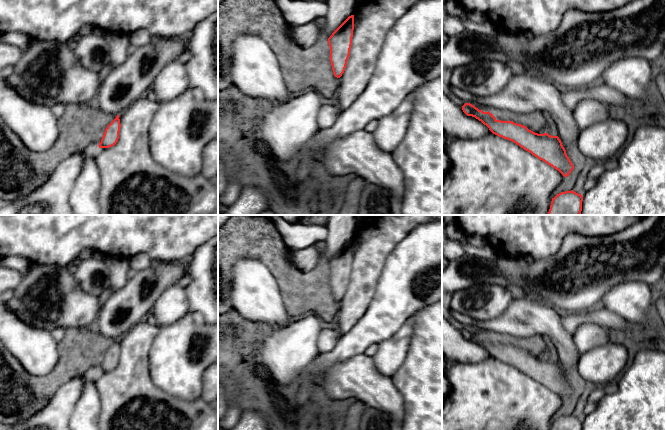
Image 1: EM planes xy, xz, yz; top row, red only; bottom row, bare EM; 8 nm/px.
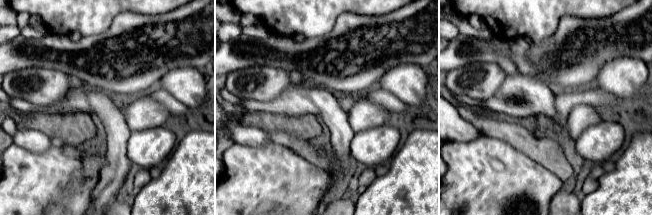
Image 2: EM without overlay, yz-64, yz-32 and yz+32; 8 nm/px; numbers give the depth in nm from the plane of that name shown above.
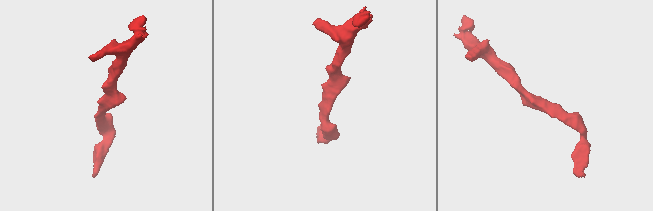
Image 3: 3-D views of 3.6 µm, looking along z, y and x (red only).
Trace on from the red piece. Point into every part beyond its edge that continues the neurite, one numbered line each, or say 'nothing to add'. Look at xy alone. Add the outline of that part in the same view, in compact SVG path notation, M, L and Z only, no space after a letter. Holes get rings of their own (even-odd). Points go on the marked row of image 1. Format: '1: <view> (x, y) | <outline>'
nothing to add

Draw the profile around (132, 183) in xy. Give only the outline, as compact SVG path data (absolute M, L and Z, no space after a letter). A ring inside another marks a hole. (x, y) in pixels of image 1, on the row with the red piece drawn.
M148 94L135 101L119 115L121 127L117 143L94 152L101 178L100 215L210 215L218 209L215 181L202 174L178 174L153 159L149 149L149 127L159 104Z

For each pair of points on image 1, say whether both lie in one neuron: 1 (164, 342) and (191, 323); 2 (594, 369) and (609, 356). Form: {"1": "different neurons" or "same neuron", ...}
{"1": "same neuron", "2": "same neuron"}

